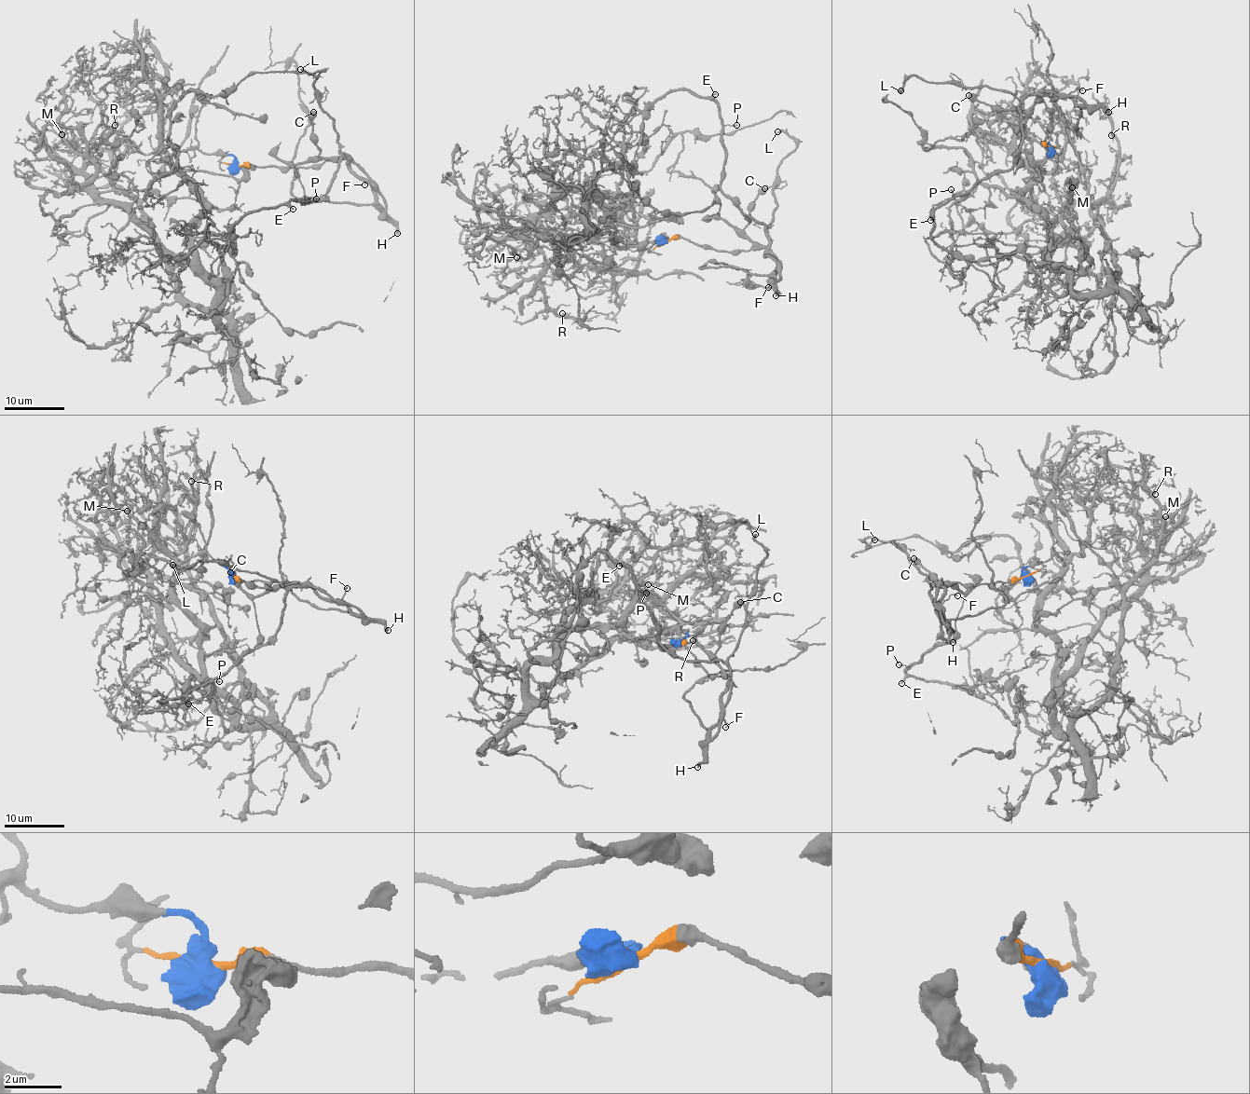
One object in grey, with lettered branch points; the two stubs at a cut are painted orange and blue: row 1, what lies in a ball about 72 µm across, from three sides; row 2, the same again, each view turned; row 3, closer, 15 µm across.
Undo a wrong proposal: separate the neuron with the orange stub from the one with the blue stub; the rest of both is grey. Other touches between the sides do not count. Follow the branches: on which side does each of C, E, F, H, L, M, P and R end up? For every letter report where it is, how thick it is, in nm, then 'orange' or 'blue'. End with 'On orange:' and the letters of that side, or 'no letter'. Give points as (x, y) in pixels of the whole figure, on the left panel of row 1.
C: at (313, 112); 460 nm thick; orange
E: at (293, 209); 110 nm thick; orange
F: at (364, 184); 90 nm thick; orange
H: at (397, 233); 360 nm thick; orange
L: at (300, 69); 200 nm thick; orange
M: at (61, 134); 170 nm thick; blue
P: at (316, 198); 100 nm thick; orange
R: at (115, 125); 90 nm thick; blue
On orange: C, E, F, H, L, P

